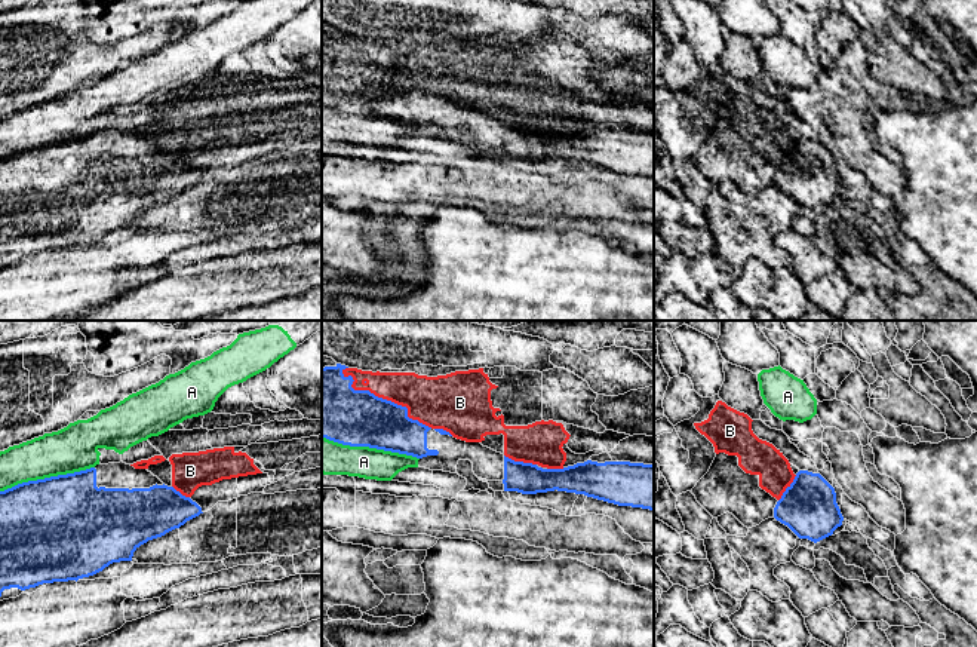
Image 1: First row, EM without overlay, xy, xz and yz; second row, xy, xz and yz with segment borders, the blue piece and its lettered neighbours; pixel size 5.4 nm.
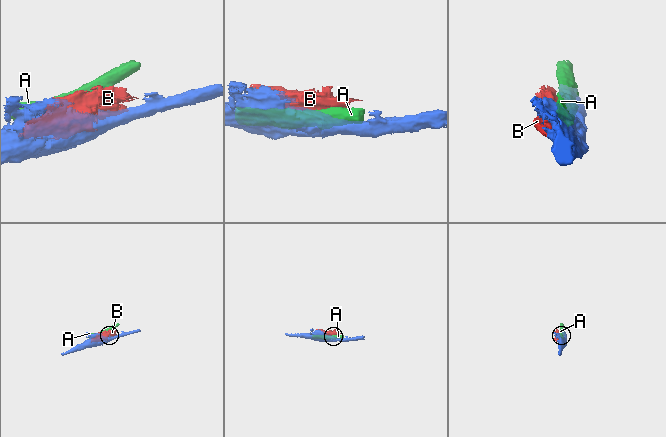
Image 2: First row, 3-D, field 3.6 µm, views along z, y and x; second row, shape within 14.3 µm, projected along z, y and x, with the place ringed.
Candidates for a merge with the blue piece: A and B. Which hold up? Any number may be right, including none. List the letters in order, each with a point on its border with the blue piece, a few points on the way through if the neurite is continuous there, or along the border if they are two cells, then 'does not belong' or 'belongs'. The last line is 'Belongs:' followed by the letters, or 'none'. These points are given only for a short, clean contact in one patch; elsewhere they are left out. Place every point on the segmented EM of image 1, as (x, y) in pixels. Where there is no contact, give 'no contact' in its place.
A: meets blue in xz at (371, 447); does not belong
B: meets blue in xz at (384, 399); does not belong
Belongs: none

